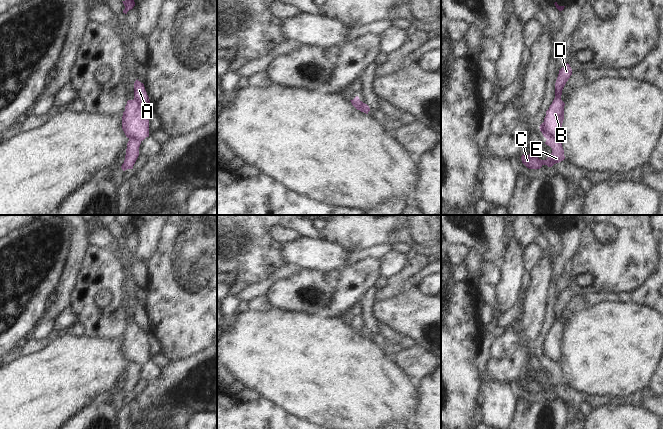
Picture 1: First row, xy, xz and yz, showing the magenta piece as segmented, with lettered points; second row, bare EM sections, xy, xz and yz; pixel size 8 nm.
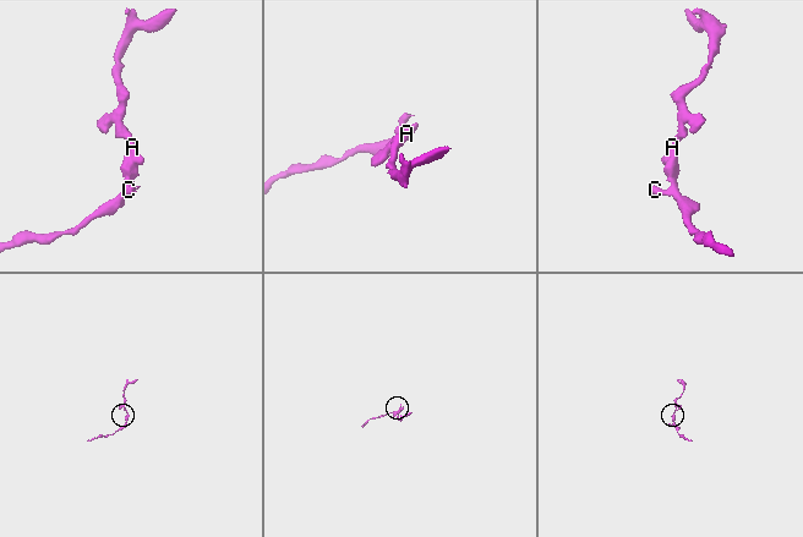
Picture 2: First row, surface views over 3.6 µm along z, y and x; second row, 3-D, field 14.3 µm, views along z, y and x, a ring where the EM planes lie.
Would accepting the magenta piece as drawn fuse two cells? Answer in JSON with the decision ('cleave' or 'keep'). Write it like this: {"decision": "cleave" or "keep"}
{"decision": "cleave"}

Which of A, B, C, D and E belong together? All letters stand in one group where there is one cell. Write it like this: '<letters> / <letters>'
A B D / C E

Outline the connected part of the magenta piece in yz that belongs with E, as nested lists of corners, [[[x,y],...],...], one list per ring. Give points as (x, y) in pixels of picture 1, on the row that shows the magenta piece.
[[[547,139],[546,145],[552,148],[552,153],[546,160],[541,160],[533,154],[523,154],[521,156],[522,163],[529,169],[540,169],[543,165],[552,167],[554,164],[559,163],[565,159],[564,150],[560,139]]]

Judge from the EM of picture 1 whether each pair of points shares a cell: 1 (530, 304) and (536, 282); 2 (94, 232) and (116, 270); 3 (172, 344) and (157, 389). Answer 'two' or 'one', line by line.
1: one
2: two
3: two

